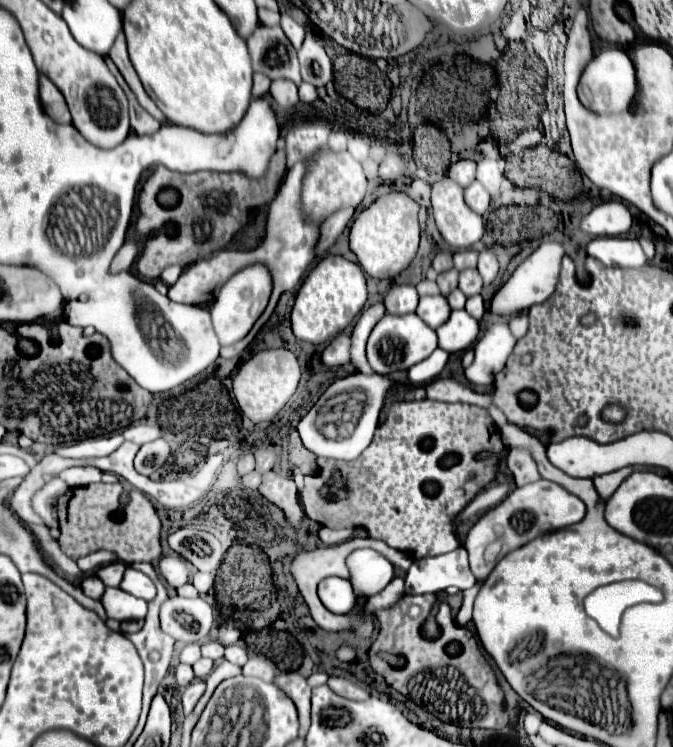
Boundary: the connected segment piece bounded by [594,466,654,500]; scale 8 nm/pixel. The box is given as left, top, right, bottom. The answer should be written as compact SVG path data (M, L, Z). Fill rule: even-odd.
M630 466L630 468L622 468L622 470L616 470L616 472L608 472L608 474L602 474L602 476L594 476L594 486L598 490L598 494L608 500L614 490L620 486L620 482L630 476L634 470L654 470L650 466Z

